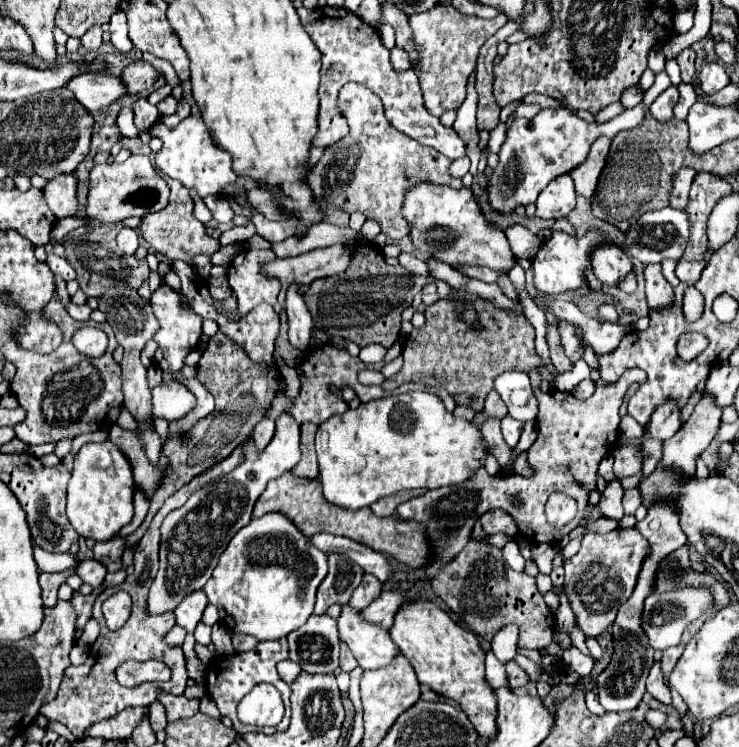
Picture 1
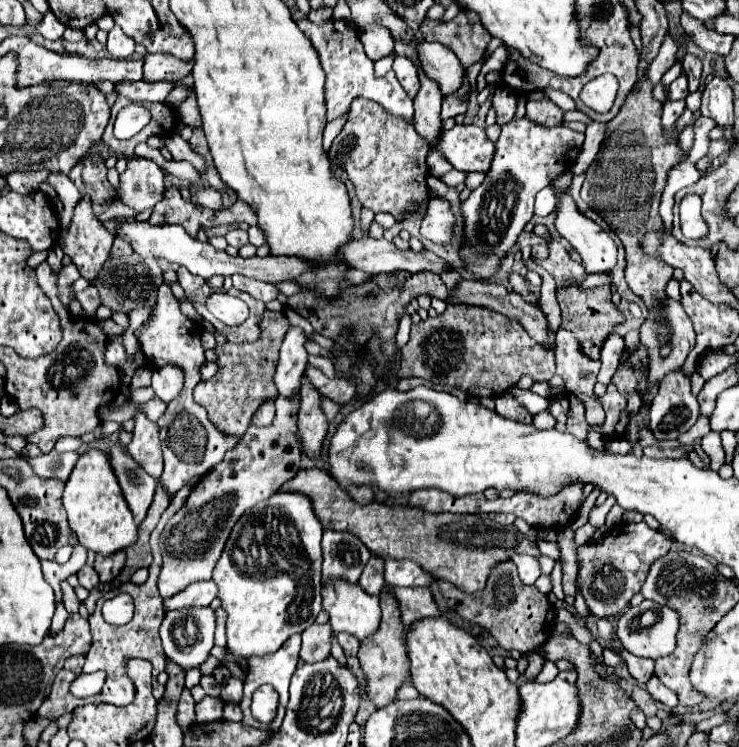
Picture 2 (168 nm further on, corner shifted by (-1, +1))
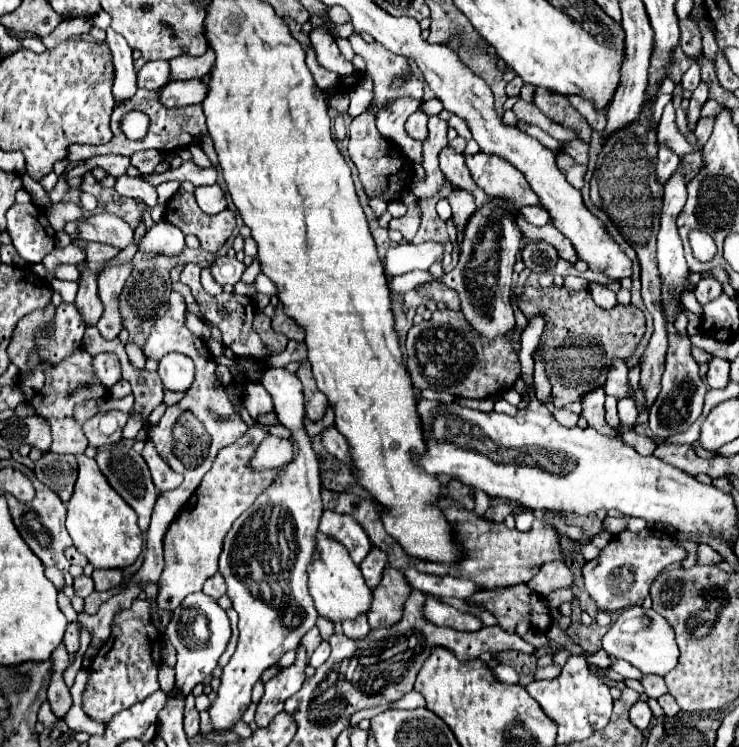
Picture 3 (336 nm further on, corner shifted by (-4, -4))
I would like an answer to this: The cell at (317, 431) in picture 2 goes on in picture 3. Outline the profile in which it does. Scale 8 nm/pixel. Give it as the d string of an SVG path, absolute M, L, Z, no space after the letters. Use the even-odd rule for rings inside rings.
M303 362L303 366L297 370L299 380L303 382L303 396L305 396L305 408L307 408L307 418L311 422L321 422L325 416L325 410L329 406L327 396L317 388L317 382L313 378L311 366Z

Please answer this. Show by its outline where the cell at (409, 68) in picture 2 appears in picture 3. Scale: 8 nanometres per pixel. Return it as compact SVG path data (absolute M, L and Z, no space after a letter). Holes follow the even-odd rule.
M423 100L419 104L419 110L413 112L407 118L407 132L415 138L415 140L425 140L427 138L427 114L423 112Z

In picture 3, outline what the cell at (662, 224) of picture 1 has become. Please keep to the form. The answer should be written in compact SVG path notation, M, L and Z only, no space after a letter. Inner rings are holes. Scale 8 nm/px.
M701 278L695 284L695 298L699 300L699 304L717 300L721 294L723 294L723 286L715 278Z

